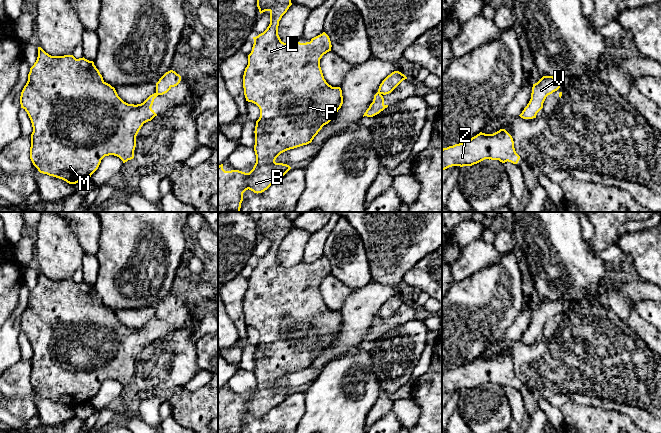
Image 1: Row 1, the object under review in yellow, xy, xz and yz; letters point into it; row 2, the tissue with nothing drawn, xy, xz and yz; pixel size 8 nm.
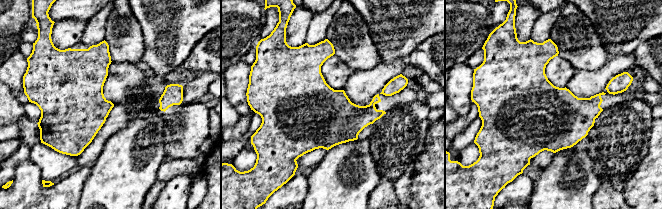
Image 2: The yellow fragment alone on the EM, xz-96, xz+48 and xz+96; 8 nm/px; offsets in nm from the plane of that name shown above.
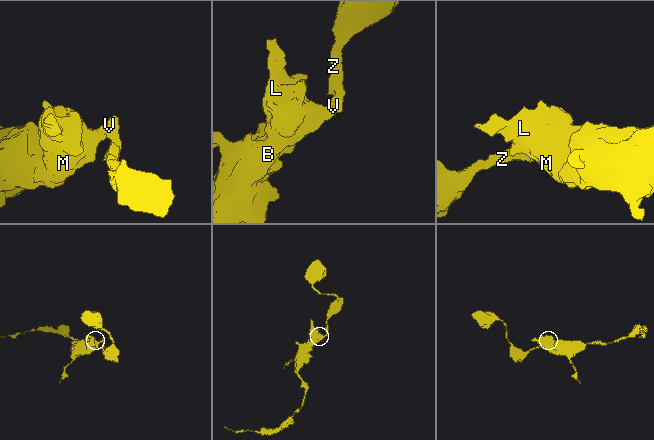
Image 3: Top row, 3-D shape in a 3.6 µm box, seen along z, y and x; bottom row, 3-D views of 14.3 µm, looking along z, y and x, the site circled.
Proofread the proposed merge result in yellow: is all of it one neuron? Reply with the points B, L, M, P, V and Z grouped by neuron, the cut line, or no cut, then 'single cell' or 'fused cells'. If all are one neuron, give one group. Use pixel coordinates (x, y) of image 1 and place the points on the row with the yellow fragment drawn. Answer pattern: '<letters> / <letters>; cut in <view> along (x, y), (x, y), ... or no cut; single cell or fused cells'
B L M P / V Z; cut in xz along (378, 91), (381, 93); fused cells

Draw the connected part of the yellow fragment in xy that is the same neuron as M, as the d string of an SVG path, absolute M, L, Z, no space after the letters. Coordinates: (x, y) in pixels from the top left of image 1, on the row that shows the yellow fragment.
M38 47L37 60L34 63L34 65L30 68L30 72L28 74L28 81L24 86L20 96L21 108L23 108L27 112L33 127L30 147L30 159L33 165L38 169L40 173L62 179L69 184L76 184L82 180L90 179L91 175L98 169L101 160L105 156L109 155L117 156L123 161L123 163L133 159L134 150L136 147L136 136L139 130L141 129L144 123L151 121L155 116L157 116L157 114L151 108L154 99L157 96L158 94L154 93L150 95L141 104L137 105L128 104L118 96L114 87L112 87L110 84L106 83L103 80L102 75L94 65L93 61L89 61L84 57L76 59L73 55L51 56L48 53L46 53L41 47Z

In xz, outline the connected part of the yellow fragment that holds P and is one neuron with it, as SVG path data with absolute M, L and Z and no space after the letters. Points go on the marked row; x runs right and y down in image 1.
M257 0L260 14L270 12L270 24L263 33L253 37L254 44L243 75L246 101L260 109L254 131L256 163L249 173L225 171L223 164L218 166L218 212L240 212L246 190L258 194L278 182L291 167L276 163L276 158L287 150L311 143L343 104L341 88L329 85L320 67L322 56L331 51L329 36L323 32L306 43L281 41L279 21L291 5L291 0Z

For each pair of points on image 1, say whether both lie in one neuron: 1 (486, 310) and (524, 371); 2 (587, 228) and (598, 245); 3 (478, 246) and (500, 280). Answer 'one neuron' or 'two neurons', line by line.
1: two neurons
2: two neurons
3: two neurons

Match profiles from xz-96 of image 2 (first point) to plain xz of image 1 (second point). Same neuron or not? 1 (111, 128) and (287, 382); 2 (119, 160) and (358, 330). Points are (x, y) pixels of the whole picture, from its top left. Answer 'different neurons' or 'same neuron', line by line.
1: different neurons
2: different neurons

